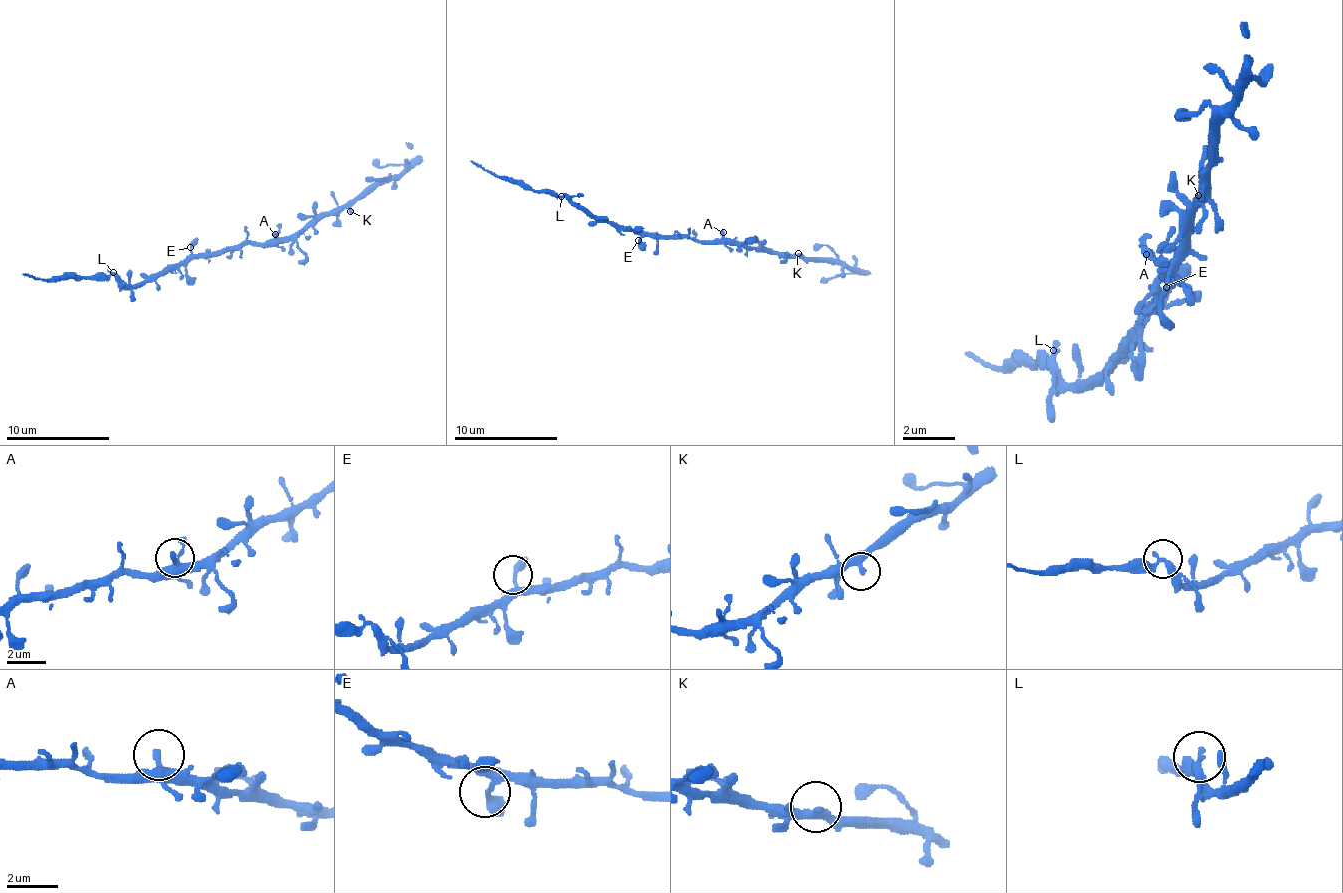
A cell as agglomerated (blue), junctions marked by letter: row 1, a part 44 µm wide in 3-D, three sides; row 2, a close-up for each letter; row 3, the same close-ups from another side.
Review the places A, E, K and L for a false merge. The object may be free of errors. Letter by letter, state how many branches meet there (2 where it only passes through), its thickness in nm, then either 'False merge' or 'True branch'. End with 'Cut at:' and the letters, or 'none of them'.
A: Branches: 2. Thickness 190 nm. True branch
E: Branches: 2. Thickness 280 nm. True branch
K: Branches: 2. Thickness 320 nm. True branch
L: Branches: 2. Thickness 280 nm. True branch
Cut at: none of them

